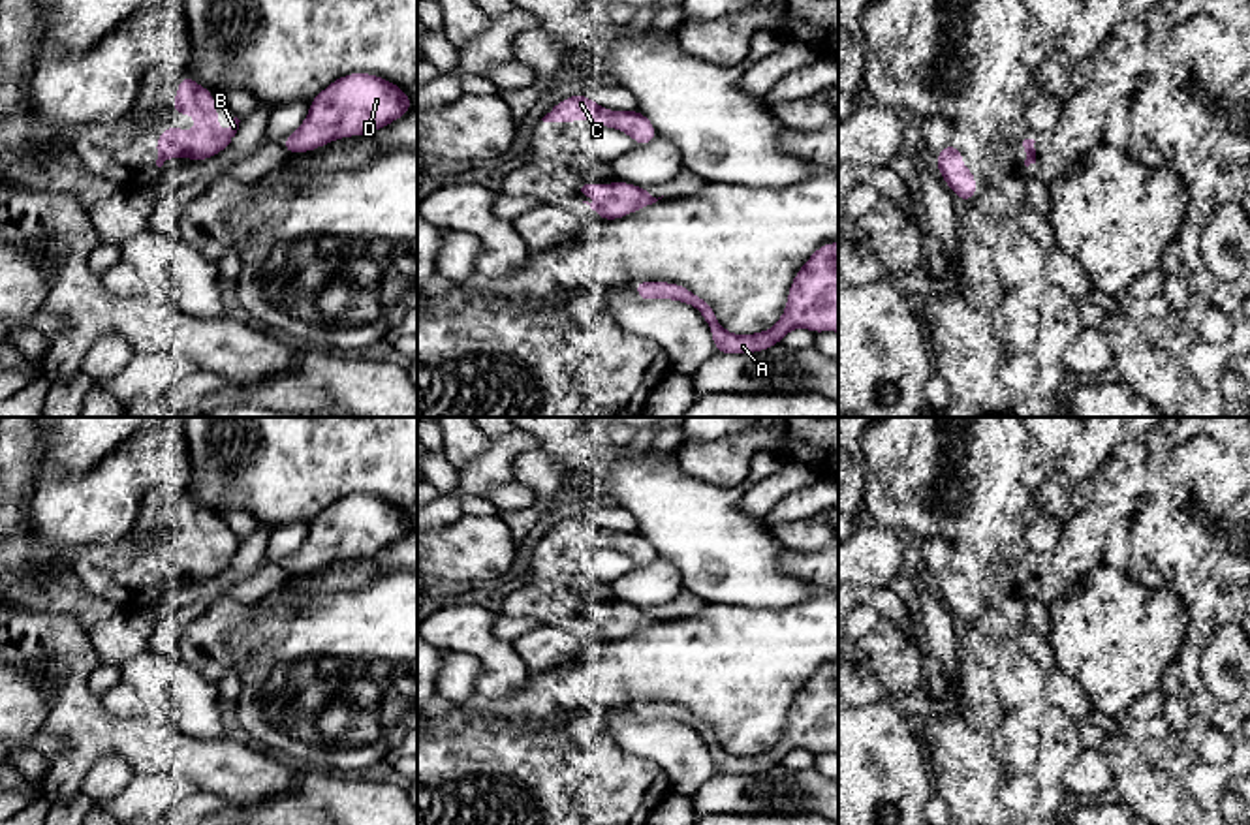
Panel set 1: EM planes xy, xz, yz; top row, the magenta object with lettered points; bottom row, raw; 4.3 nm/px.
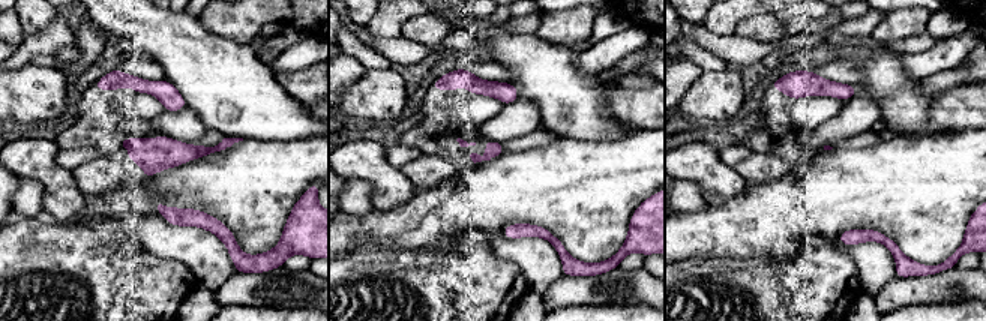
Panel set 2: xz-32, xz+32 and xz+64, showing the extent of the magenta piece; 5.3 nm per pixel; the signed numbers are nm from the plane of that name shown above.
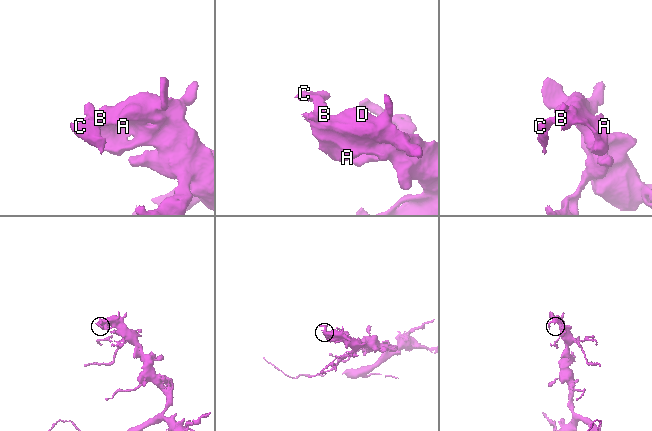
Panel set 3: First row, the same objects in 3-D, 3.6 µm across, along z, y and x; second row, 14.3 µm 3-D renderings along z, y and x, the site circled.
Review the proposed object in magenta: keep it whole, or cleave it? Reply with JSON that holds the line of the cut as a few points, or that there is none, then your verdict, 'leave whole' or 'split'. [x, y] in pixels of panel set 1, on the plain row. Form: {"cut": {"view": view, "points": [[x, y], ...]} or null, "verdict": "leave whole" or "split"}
{"cut": null, "verdict": "leave whole"}

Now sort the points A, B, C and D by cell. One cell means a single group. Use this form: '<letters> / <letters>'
A B C D

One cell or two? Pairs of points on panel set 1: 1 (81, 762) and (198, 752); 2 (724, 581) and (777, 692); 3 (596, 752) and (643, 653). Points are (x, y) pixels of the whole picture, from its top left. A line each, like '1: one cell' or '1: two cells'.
1: one cell
2: two cells
3: two cells

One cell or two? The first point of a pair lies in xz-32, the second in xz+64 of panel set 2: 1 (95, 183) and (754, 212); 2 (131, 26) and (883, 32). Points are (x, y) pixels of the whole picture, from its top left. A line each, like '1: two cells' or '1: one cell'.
1: two cells
2: two cells

